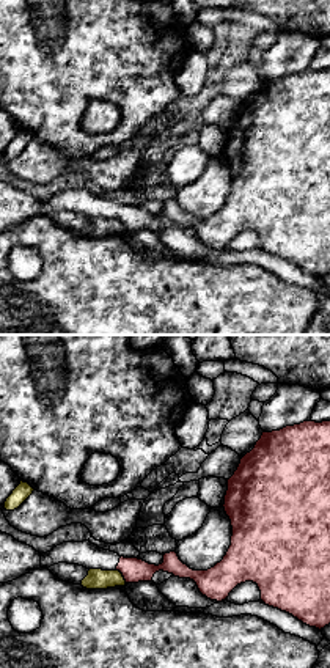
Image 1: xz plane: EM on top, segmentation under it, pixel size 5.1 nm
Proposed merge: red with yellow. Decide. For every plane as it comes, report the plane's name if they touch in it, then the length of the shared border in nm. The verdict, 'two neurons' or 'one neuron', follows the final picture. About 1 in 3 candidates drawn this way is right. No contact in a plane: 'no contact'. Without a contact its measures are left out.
xz | 90 nm

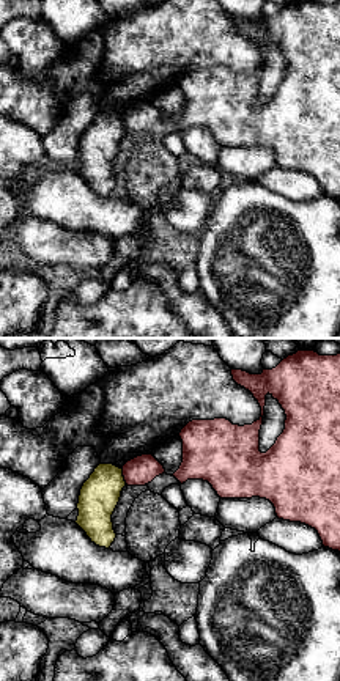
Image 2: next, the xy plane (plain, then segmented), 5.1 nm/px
xy | 80 nm

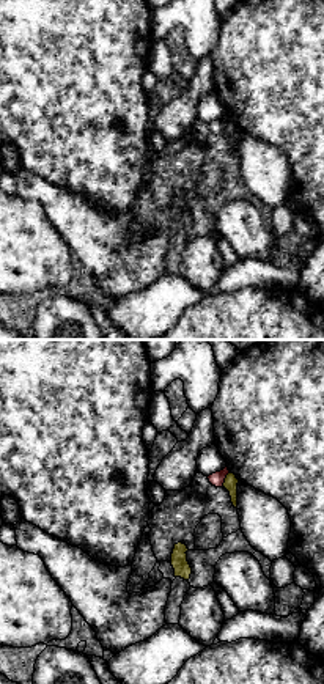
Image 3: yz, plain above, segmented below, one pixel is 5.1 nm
yz | 80 nm

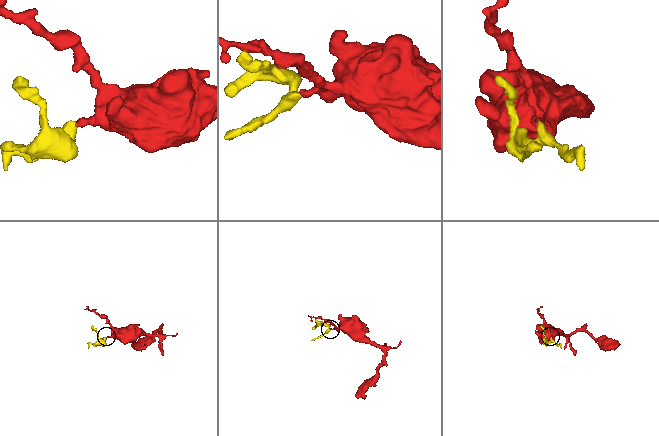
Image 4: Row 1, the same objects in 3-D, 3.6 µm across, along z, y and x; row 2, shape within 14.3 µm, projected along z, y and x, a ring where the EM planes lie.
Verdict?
two neurons

